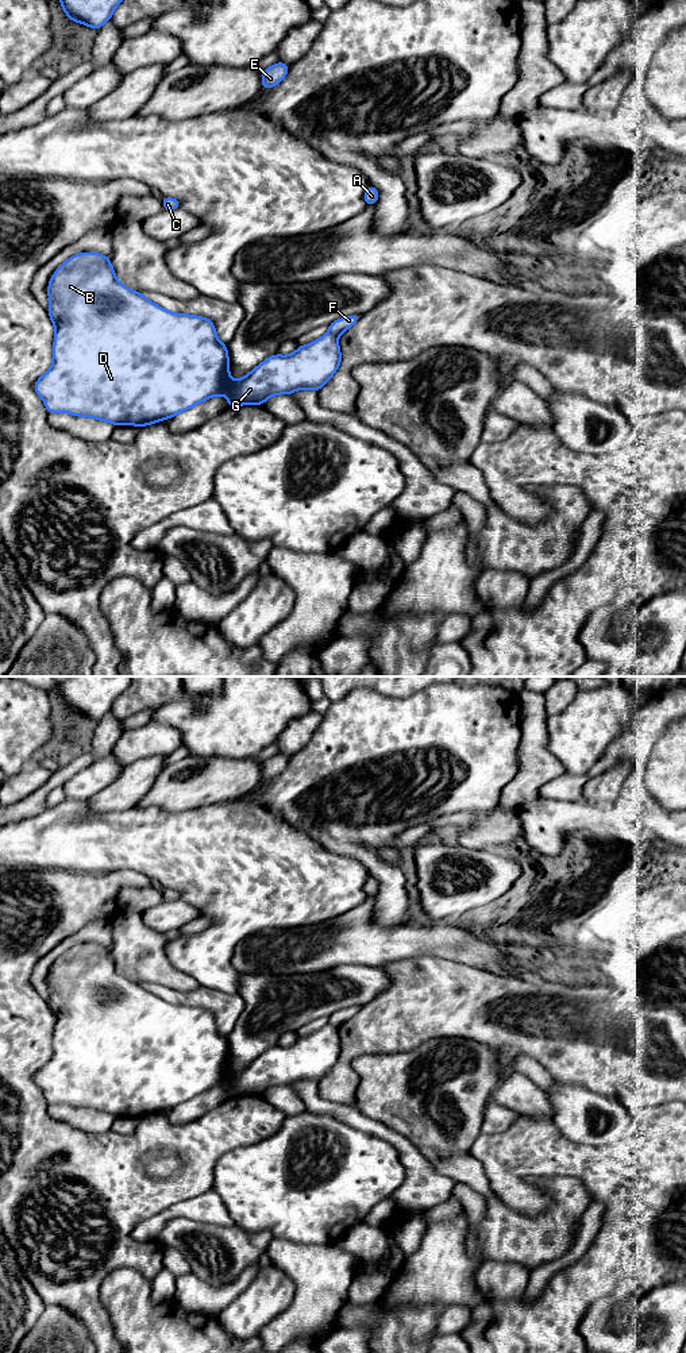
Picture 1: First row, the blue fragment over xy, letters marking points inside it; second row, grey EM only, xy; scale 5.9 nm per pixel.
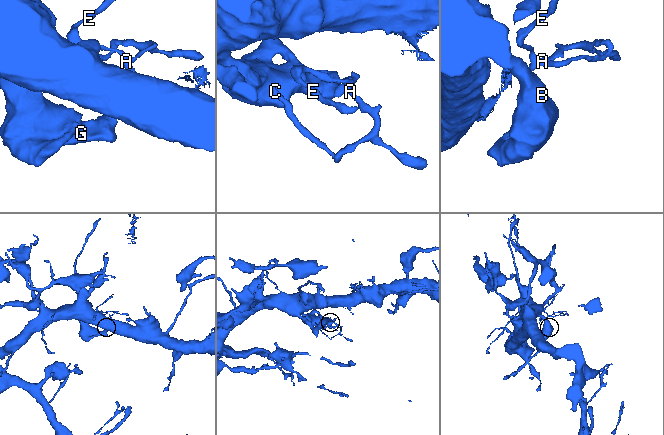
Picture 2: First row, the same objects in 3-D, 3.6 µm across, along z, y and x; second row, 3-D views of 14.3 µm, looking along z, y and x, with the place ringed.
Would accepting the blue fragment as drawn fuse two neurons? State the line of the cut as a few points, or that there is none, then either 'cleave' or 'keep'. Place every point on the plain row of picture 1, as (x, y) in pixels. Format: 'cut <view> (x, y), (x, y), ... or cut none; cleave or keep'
cut xy (328, 1021), (336, 1028); cleave

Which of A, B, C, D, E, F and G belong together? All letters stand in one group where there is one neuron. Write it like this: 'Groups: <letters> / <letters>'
Groups: A C E F / B D G

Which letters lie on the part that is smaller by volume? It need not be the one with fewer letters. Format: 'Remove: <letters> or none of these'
Remove: A, C, E, F

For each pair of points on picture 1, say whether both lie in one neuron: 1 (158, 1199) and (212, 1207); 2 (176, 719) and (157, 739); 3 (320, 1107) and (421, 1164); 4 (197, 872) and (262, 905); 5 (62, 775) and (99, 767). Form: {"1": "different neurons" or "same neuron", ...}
{"1": "different neurons", "2": "different neurons", "3": "same neuron", "4": "same neuron", "5": "different neurons"}

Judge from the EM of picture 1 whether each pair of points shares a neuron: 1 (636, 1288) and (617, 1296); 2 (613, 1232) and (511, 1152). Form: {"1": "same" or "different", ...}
{"1": "same", "2": "same"}

